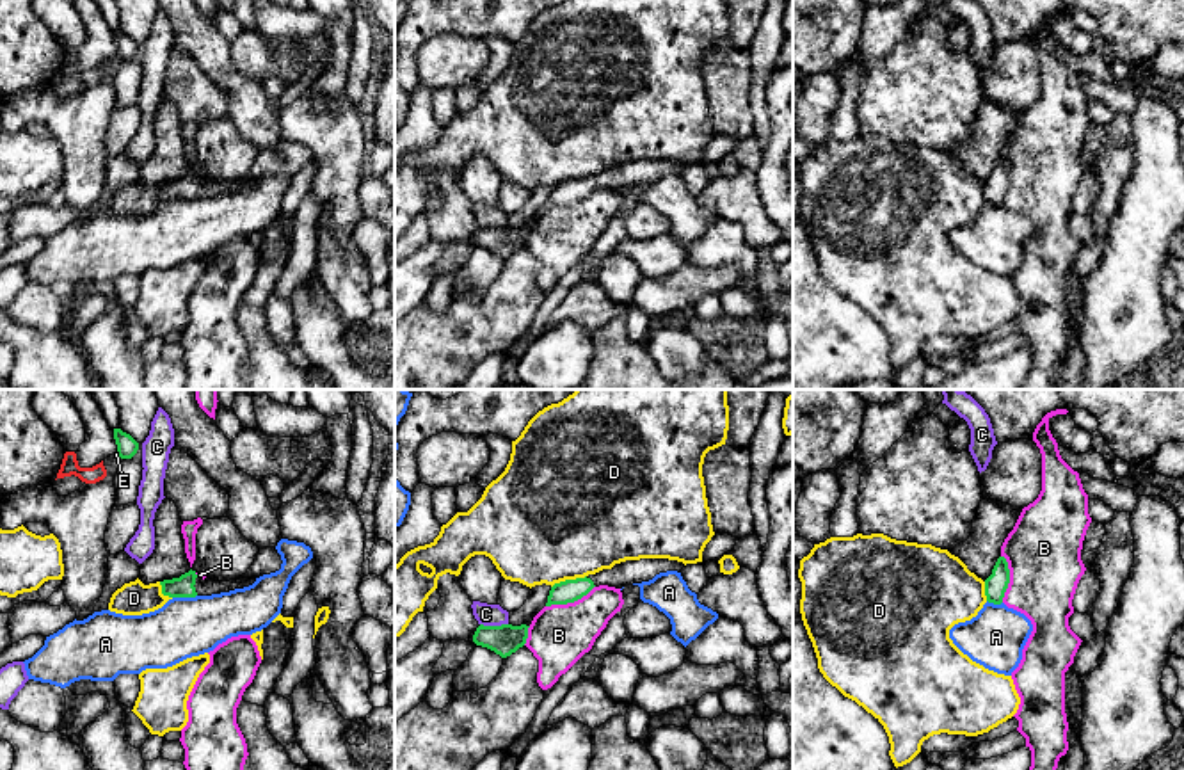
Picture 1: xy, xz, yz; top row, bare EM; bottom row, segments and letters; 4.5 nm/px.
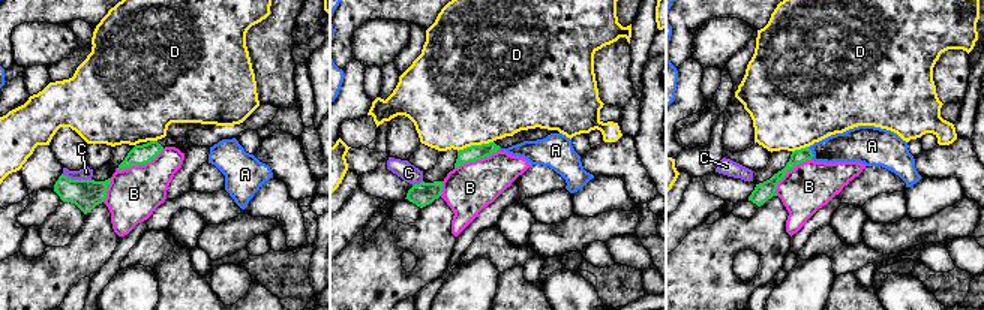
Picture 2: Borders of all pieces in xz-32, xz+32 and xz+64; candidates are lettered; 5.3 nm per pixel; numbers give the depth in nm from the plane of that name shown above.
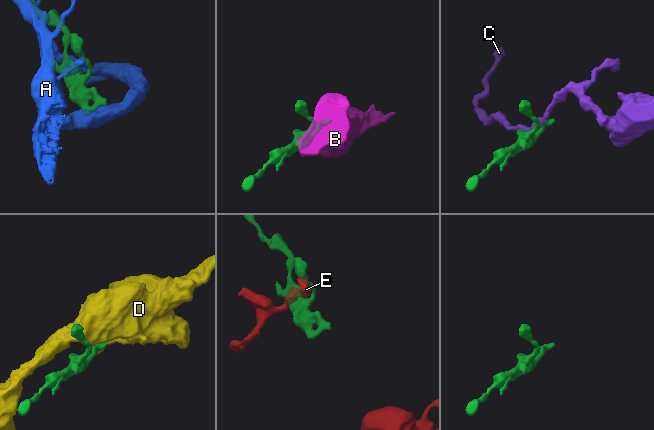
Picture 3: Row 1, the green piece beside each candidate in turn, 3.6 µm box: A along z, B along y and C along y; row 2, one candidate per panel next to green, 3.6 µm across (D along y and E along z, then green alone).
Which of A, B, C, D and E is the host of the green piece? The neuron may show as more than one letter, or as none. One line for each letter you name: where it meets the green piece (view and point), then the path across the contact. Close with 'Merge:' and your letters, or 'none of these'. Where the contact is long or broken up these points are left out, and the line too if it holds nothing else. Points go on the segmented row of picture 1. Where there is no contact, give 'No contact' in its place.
Merge: none of these

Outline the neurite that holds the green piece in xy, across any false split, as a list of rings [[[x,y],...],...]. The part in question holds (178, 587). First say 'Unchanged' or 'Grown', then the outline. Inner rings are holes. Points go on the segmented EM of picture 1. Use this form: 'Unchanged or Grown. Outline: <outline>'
Grown. Outline: [[[188,571],[181,574],[180,578],[164,580],[162,594],[169,598],[196,598],[196,596],[212,596],[220,592],[229,592],[235,589],[249,587],[256,582],[256,578],[240,578],[240,580],[229,580],[229,582],[215,582],[210,578],[199,578],[196,571]]]

